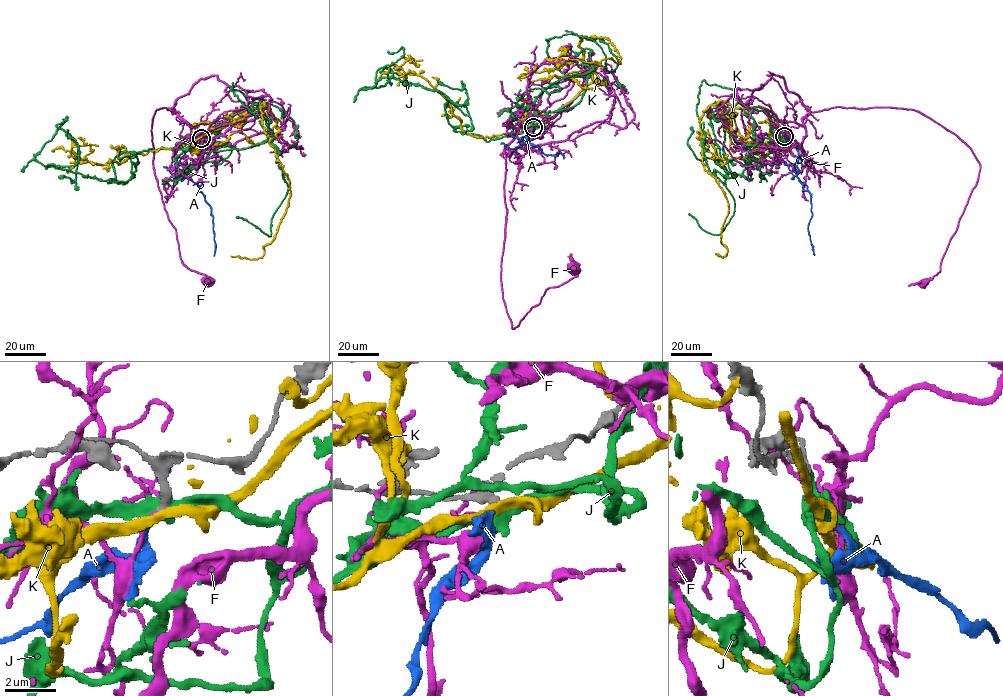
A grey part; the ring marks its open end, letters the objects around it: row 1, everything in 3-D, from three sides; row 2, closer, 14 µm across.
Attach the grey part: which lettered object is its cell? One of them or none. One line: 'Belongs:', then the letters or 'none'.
Belongs: A

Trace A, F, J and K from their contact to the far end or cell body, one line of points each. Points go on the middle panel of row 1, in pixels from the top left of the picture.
A: (533, 127), (527, 141), (520, 144), (524, 137), (544, 154), (557, 156), (559, 152), (563, 158)
F: (533, 127), (528, 144), (506, 157), (501, 278), (512, 328), (545, 290), (573, 278), (575, 270)
J: (533, 127), (586, 87), (552, 62), (546, 39), (598, 37), (618, 65), (608, 71), (597, 44), (565, 30)
K: (533, 127), (592, 80), (581, 36), (608, 39), (621, 59), (603, 59), (602, 66), (568, 58)

